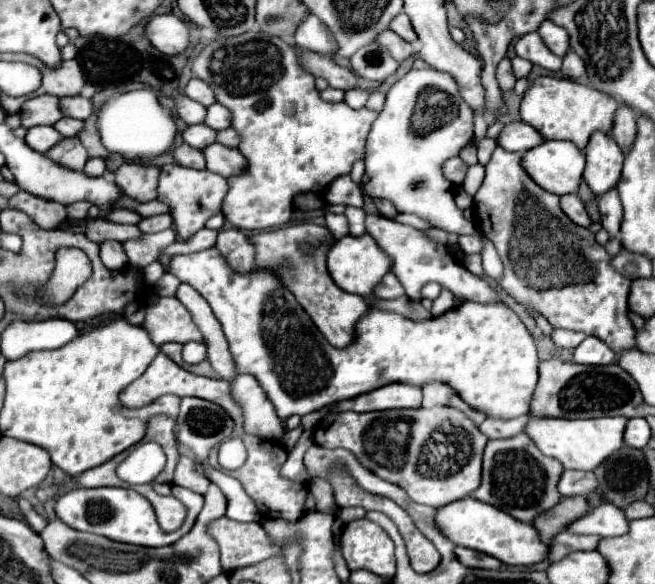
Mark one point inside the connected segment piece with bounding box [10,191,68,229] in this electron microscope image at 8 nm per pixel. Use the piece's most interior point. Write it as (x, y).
(48, 214)

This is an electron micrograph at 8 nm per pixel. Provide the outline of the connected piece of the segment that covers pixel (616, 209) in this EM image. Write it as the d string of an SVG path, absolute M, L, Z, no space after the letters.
M610 189L600 197L600 213L602 213L602 227L614 237L620 231L622 221L622 203L618 197L618 189Z

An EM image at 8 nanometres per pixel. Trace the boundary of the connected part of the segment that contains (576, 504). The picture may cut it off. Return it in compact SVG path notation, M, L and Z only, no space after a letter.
M564 497L554 509L548 509L540 517L536 517L534 527L538 529L542 543L552 545L554 537L570 523L574 523L574 519L584 517L586 511L590 511L590 507L584 497Z

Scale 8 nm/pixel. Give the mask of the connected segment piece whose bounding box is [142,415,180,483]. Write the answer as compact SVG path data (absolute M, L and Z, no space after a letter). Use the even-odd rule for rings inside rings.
M156 415L148 421L148 429L142 439L142 443L156 441L158 445L162 445L164 453L168 455L168 463L166 463L164 471L158 475L158 483L172 483L172 473L174 473L174 467L176 467L180 456L175 431L176 421L172 417ZM148 433L152 433L152 435L148 435Z

